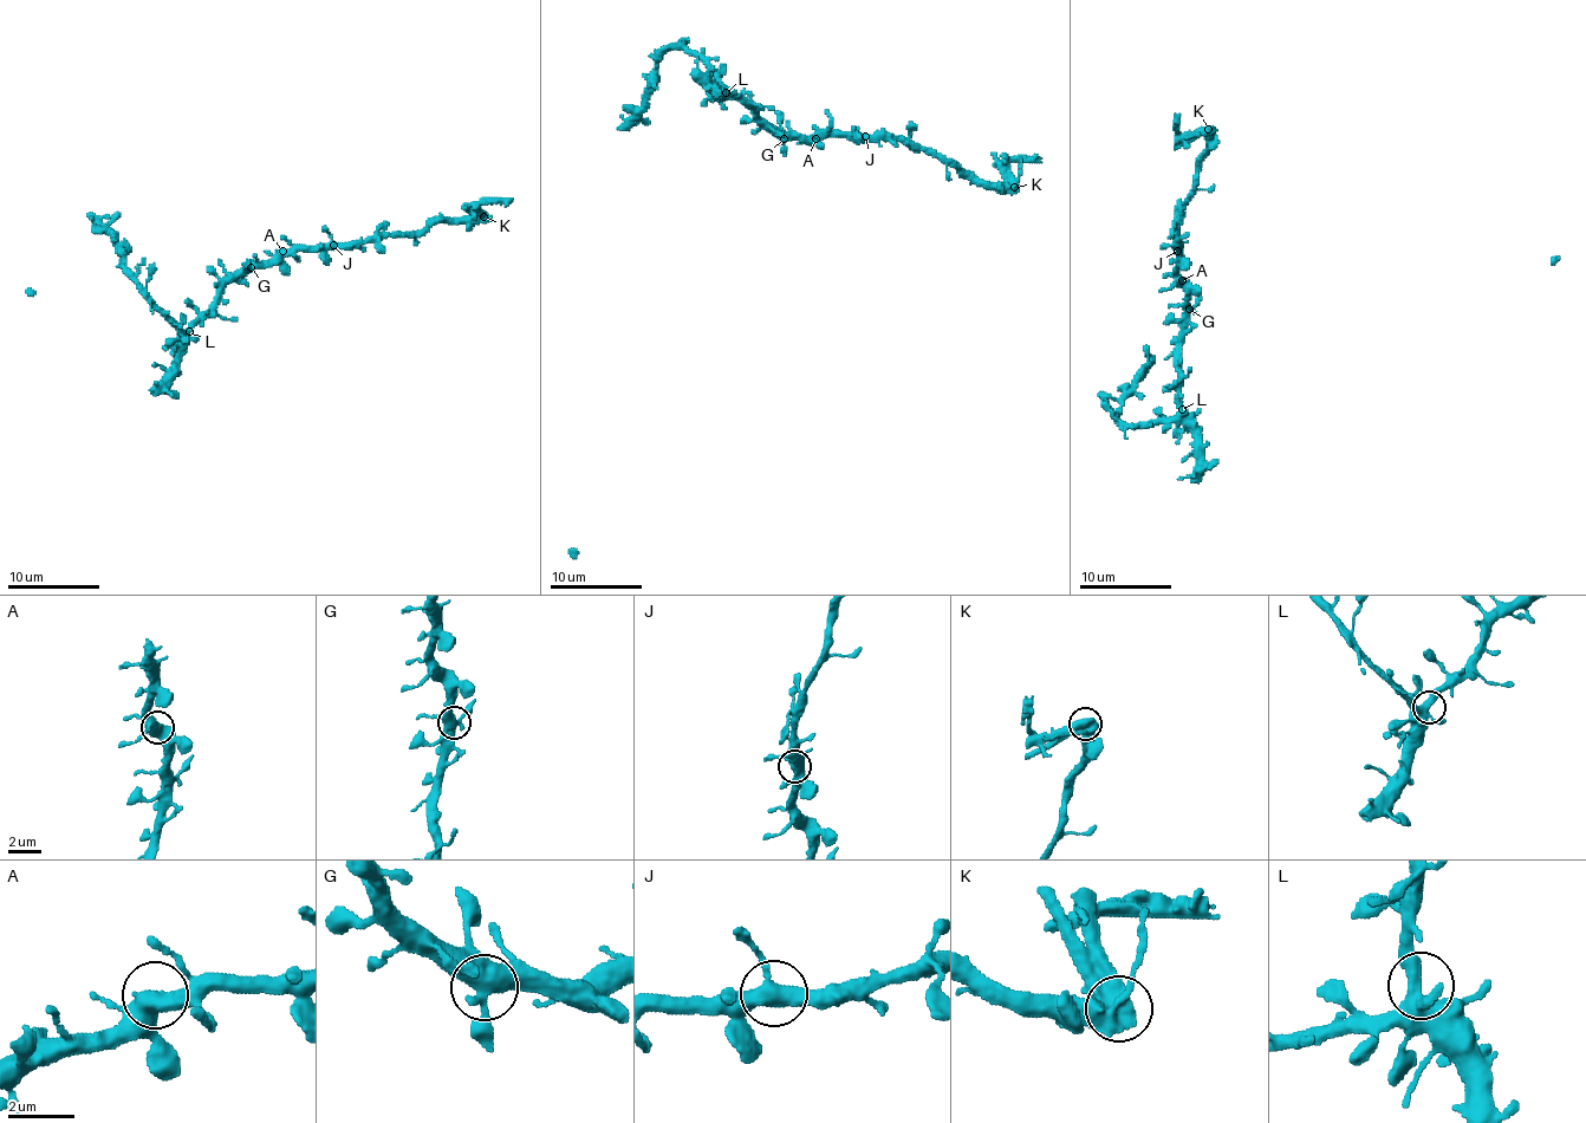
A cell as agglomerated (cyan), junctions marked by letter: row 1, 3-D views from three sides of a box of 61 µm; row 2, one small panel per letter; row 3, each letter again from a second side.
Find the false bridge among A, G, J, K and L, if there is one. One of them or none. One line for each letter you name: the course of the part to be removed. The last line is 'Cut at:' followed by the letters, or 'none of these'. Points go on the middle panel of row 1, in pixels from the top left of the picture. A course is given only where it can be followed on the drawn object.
K: course (1014, 187), (1007, 162), (1041, 158)
Cut at: K

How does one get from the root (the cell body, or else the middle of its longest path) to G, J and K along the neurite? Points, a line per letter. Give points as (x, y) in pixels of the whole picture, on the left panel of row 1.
G: (128, 270), (180, 332), (219, 300), (221, 289), (251, 267)
J: (128, 270), (180, 332), (209, 310), (221, 289), (244, 271), (275, 264), (297, 250), (326, 250), (333, 245)
K: (128, 270), (180, 332), (244, 271), (297, 250), (349, 248), (483, 215)

